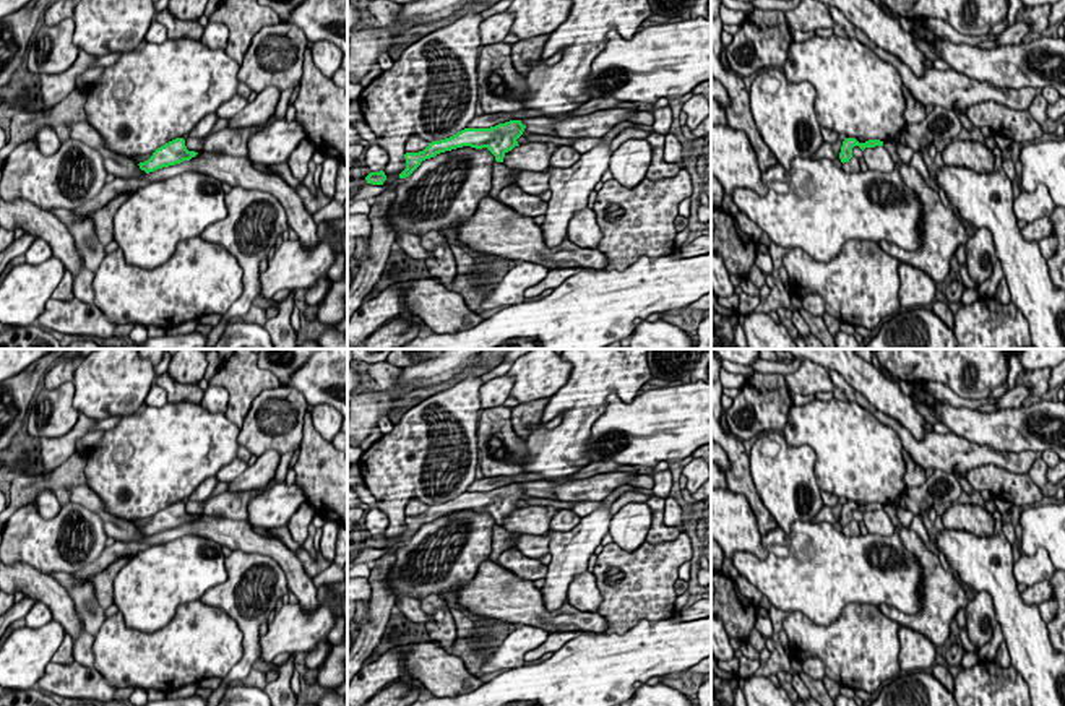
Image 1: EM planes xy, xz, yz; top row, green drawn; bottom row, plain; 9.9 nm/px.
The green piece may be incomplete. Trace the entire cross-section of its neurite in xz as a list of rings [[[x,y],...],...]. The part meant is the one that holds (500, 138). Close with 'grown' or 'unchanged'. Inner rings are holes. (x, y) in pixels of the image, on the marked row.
[[[510,120],[490,128],[464,128],[450,138],[432,141],[424,151],[404,154],[406,169],[399,174],[399,179],[409,177],[422,161],[463,146],[487,148],[497,162],[503,162],[505,154],[520,146],[516,140],[523,135],[524,128],[526,125],[521,120]]]; unchanged

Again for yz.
[[[846,138],[843,141],[841,153],[839,153],[839,159],[841,159],[843,164],[849,162],[849,159],[852,157],[852,148],[854,146],[859,146],[864,151],[865,148],[883,146],[883,141],[869,140],[865,143],[859,143],[856,138]]]; unchanged

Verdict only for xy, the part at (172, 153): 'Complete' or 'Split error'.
Complete

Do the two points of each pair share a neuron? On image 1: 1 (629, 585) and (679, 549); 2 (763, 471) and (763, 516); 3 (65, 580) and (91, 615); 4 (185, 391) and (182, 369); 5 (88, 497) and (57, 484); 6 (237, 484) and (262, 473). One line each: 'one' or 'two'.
1: one
2: two
3: one
4: two
5: two
6: one

